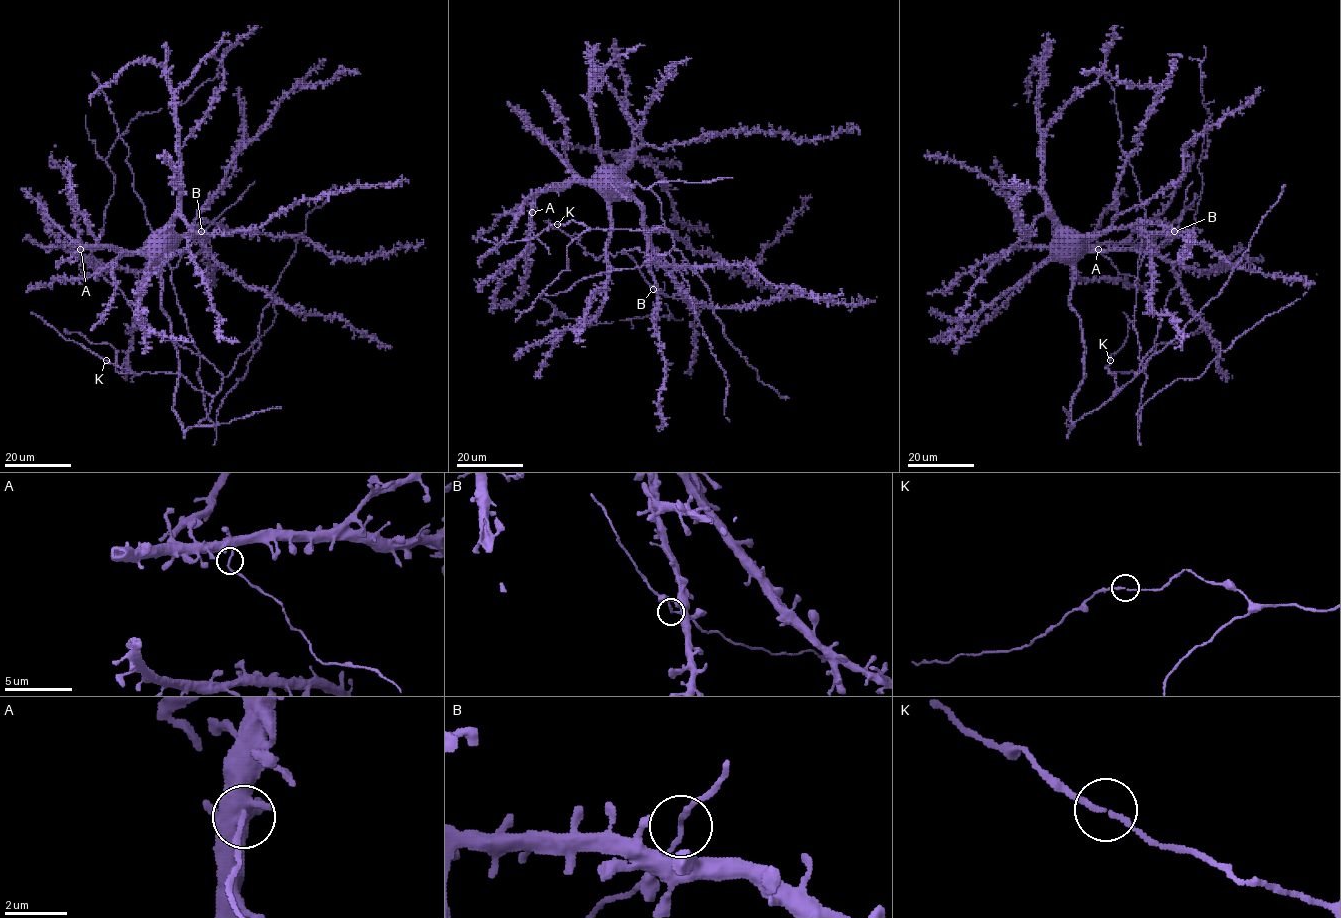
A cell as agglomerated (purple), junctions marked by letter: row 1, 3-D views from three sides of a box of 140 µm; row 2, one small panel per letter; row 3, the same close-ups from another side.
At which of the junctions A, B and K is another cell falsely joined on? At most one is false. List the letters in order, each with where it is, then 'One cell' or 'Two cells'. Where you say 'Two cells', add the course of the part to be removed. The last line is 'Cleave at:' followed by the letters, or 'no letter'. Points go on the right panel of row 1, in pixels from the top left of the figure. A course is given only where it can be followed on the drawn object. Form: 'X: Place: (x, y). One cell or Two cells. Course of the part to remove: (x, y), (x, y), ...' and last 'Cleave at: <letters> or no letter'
A: Place: (1098, 249). Two cells. Course of the part to remove: (1097, 249), (1121, 274), (1133, 275), (1140, 281)
B: Place: (1174, 231). One cell
K: Place: (1110, 360). One cell
Cleave at: A

